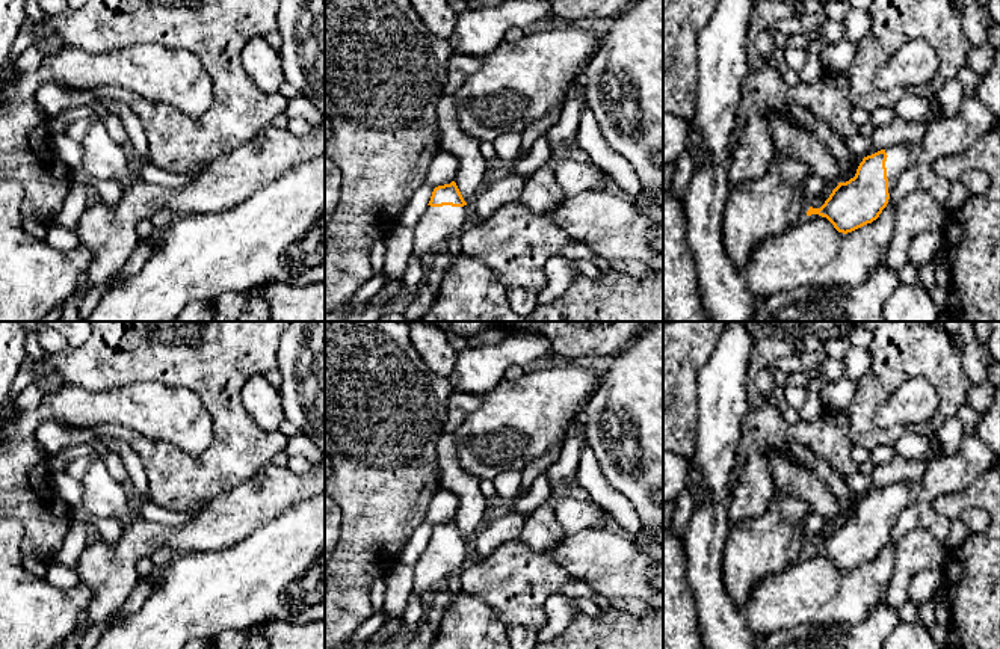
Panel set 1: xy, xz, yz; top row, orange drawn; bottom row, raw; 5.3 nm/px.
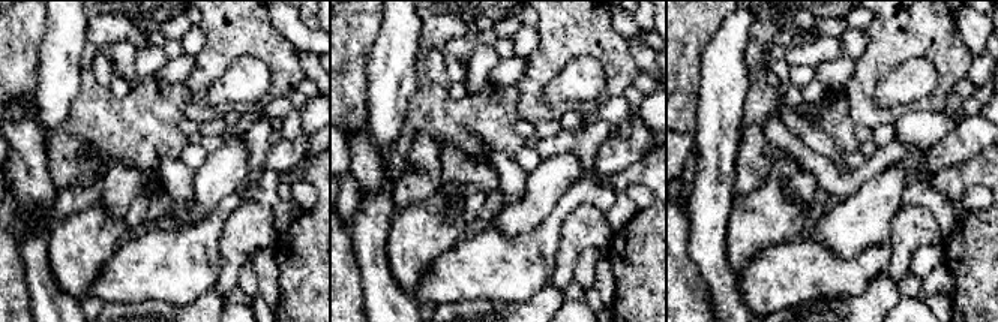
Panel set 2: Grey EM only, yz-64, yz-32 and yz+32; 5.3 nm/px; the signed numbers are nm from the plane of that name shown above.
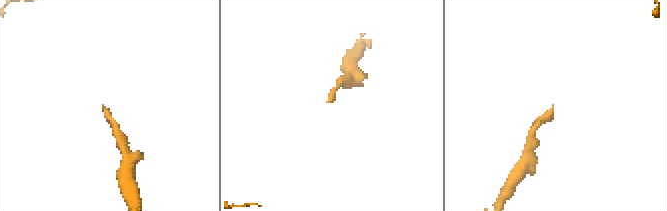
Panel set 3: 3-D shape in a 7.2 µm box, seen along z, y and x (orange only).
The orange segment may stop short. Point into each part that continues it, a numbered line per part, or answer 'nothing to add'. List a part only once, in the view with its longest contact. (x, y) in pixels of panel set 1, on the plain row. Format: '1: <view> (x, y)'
1: yz (901, 494)

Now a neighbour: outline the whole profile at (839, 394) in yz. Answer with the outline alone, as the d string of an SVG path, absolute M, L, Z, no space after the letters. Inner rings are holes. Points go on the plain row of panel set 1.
M843 377L837 382L829 382L820 391L820 401L823 409L844 411L850 404L856 394L856 382L849 377Z

